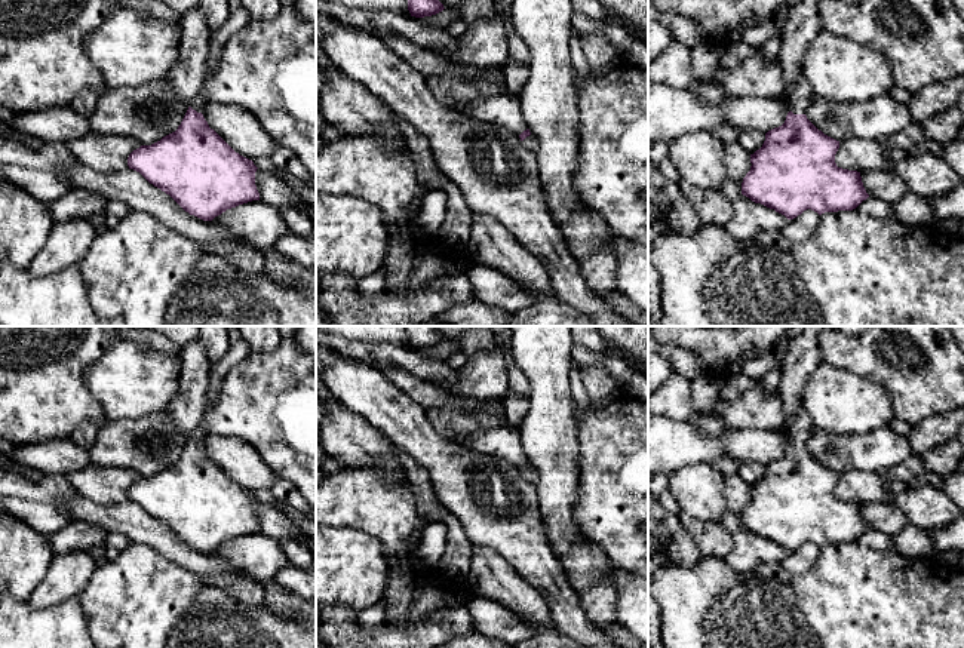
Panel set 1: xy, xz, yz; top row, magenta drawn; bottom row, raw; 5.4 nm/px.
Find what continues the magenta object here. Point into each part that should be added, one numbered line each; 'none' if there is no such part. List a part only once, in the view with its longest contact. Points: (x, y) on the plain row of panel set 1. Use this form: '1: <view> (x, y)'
1: xy (239, 350)

